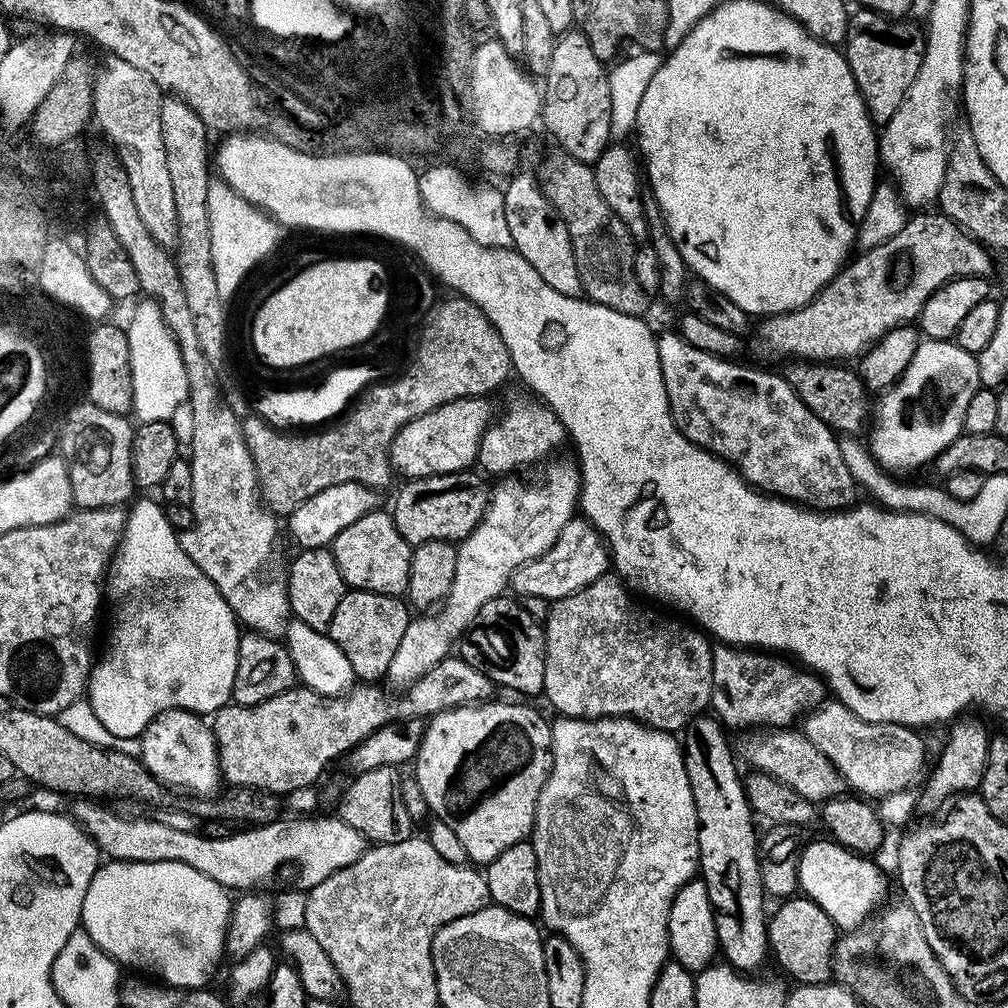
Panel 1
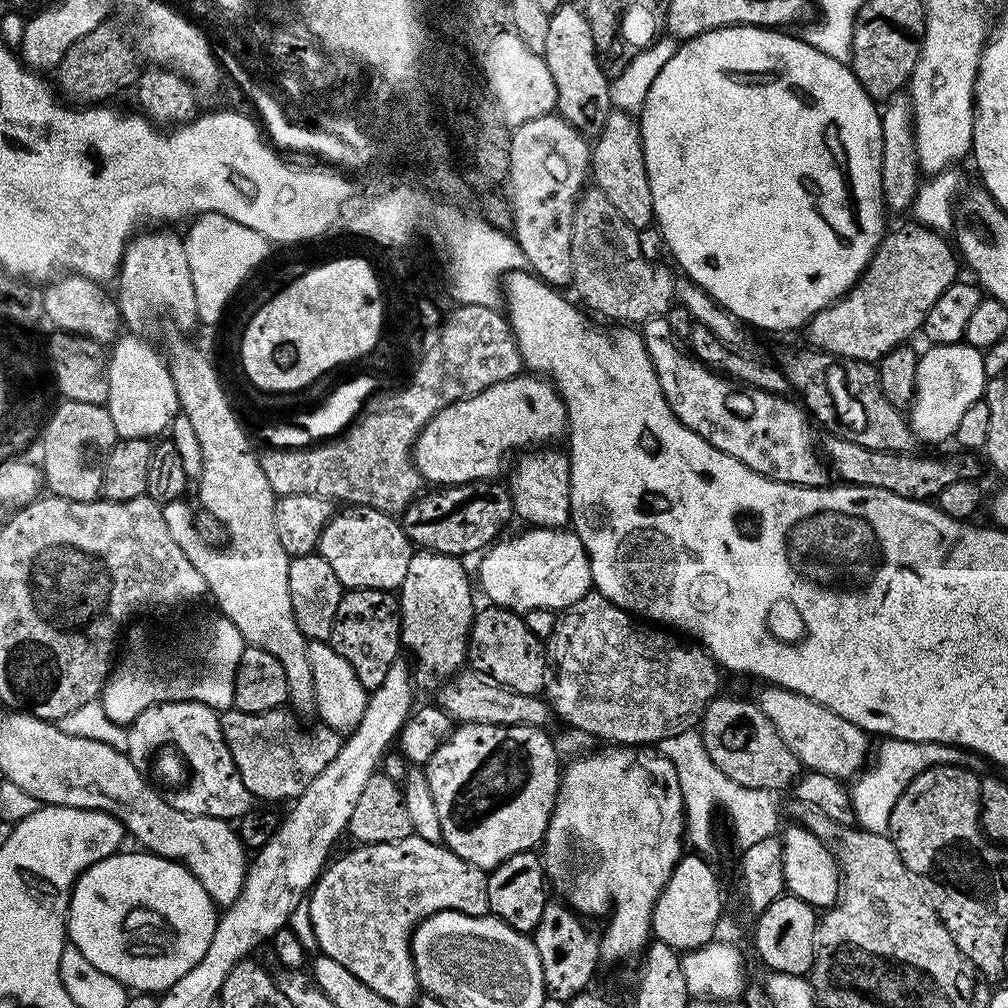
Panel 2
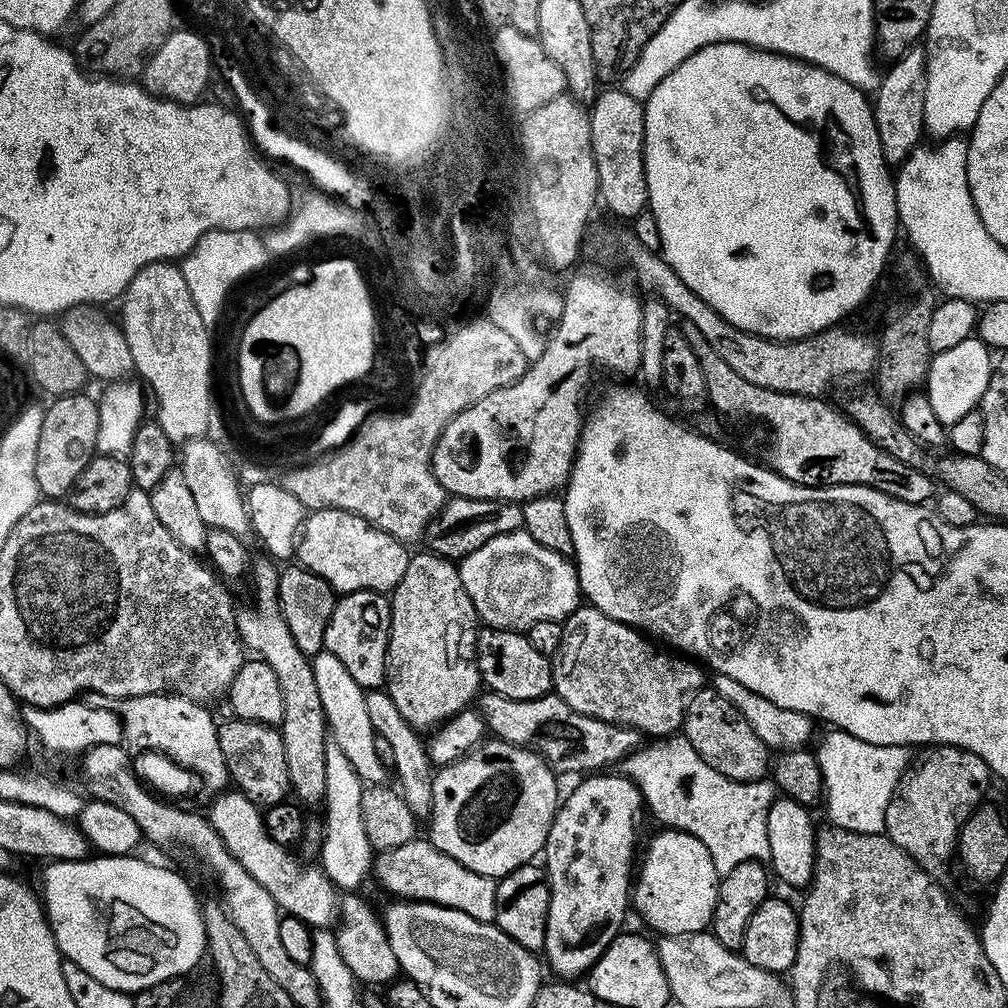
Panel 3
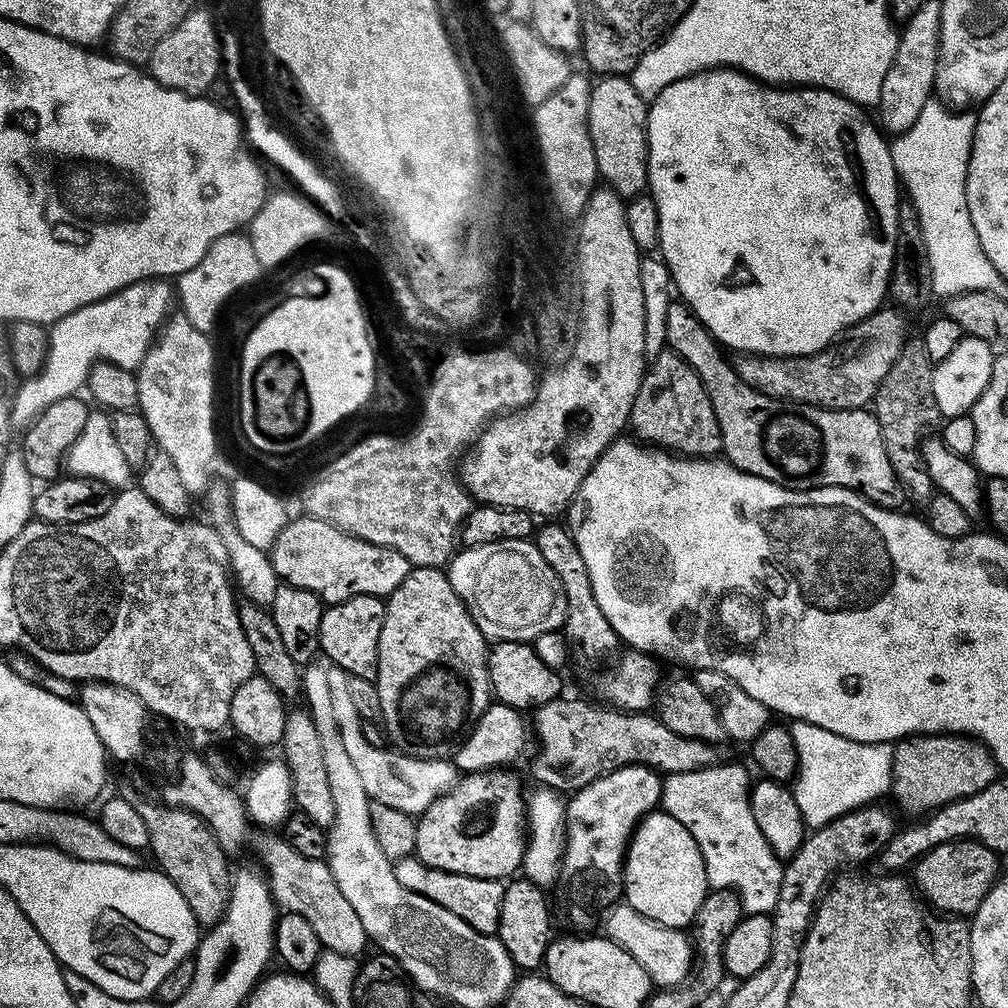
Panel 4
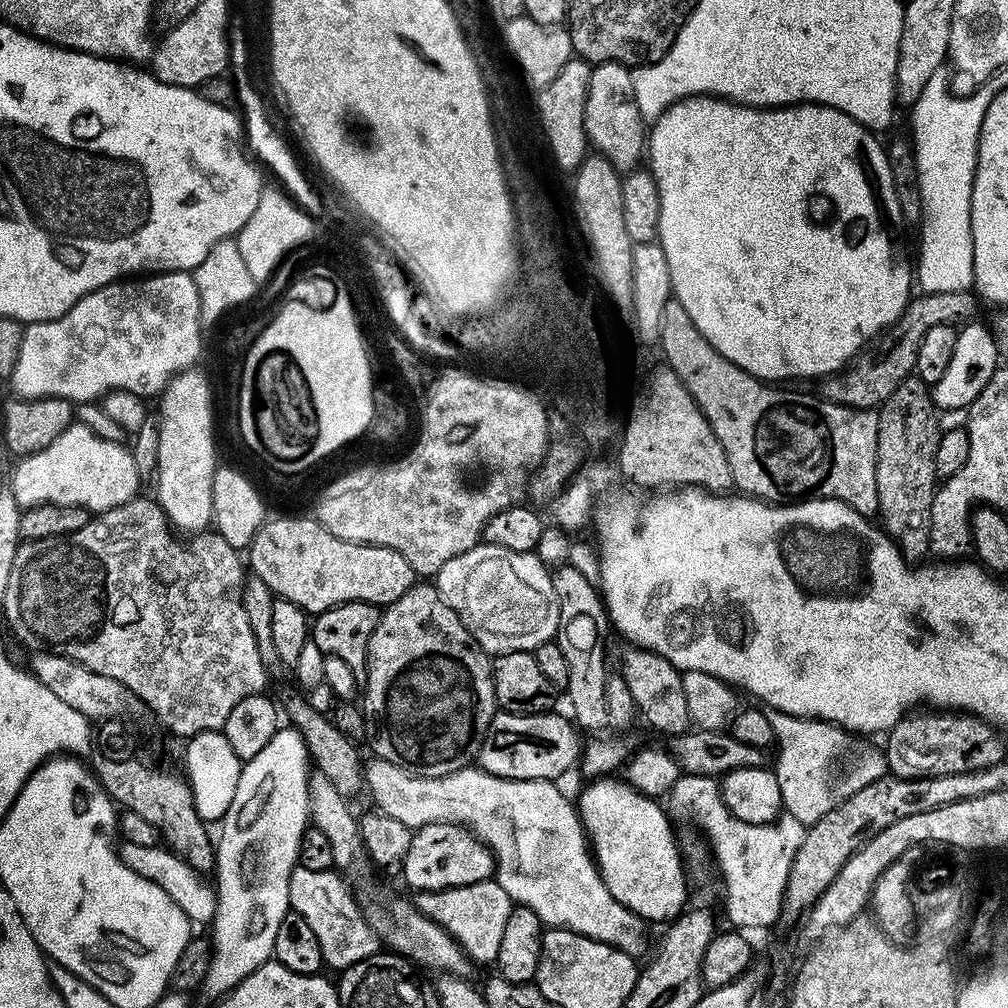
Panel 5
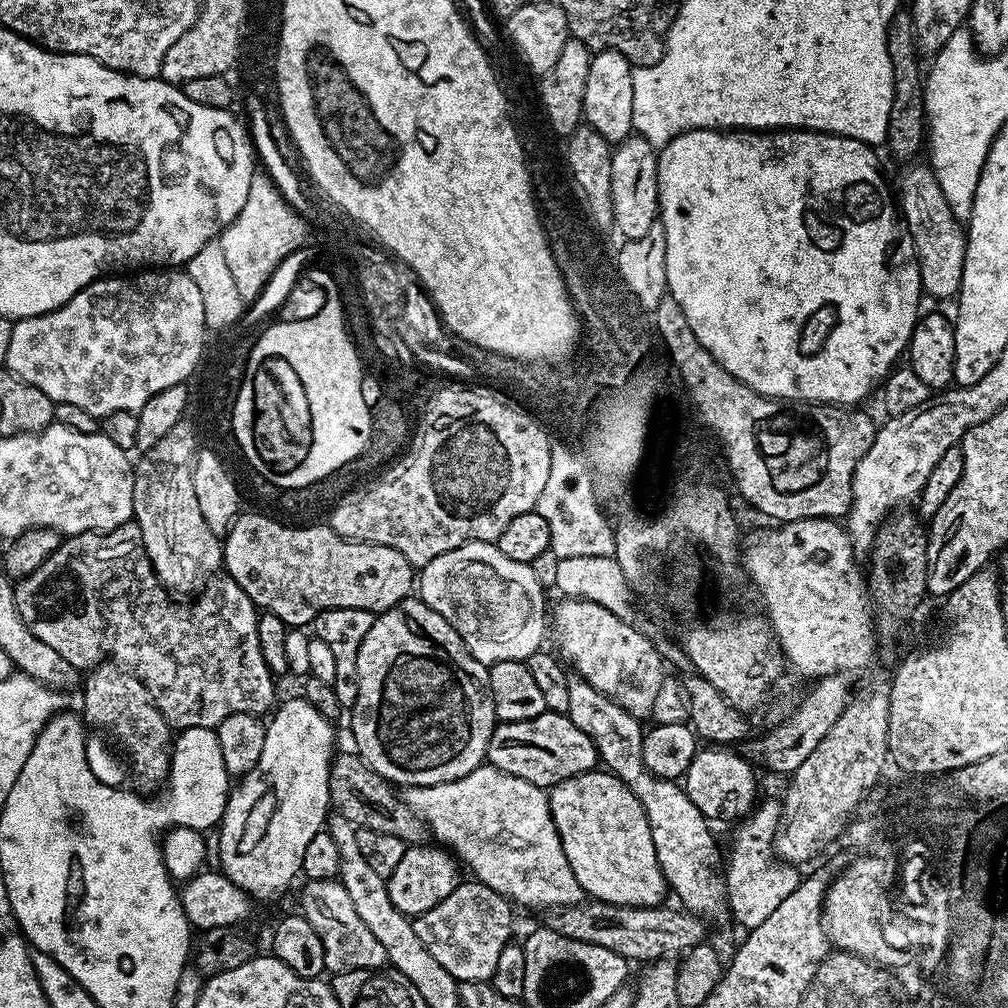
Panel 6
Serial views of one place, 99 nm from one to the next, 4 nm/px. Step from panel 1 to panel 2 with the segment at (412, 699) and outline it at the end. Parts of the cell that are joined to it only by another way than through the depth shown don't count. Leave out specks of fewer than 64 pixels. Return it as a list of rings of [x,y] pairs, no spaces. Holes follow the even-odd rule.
[[[471,666],[461,668],[445,680],[439,685],[436,694],[434,700],[438,707],[453,722],[460,724],[533,724],[535,728],[544,728],[547,720],[554,716],[543,695],[531,696],[518,690],[510,690],[510,686],[502,686],[498,678],[490,678],[490,674],[482,674]],[[233,706],[219,713],[221,732],[234,766],[246,789],[253,792],[257,801],[295,800],[304,793],[305,783],[322,774],[322,770],[326,770],[338,754],[341,733],[327,726],[304,732],[303,726],[295,719],[300,721],[287,707],[271,708],[265,712],[243,712]]]

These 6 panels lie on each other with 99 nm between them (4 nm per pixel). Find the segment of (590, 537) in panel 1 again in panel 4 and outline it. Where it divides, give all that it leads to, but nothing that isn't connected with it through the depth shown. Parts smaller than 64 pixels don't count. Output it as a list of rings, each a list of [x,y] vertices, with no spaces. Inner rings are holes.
[[[531,539],[464,548],[453,555],[446,571],[485,641],[531,642],[538,634],[563,629],[568,607],[562,582]]]

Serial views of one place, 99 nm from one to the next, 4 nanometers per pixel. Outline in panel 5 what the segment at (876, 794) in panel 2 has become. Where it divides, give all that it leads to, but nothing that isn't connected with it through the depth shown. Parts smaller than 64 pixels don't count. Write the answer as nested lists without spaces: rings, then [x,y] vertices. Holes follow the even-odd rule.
[[[763,705],[761,711],[774,731],[775,743],[777,746],[780,744],[774,771],[782,793],[783,809],[787,815],[797,818],[805,826],[818,821],[850,794],[887,773],[887,755],[883,751],[868,752],[858,762],[846,767],[844,780],[834,786],[832,768],[844,748],[847,733],[828,721],[787,715],[776,707]]]

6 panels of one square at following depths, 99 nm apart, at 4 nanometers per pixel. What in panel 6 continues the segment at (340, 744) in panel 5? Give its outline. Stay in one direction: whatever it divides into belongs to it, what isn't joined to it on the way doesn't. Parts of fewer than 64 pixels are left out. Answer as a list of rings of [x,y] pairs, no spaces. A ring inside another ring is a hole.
[[[352,750],[342,754],[337,753],[329,763],[329,768],[329,803],[337,815],[346,818],[357,828],[394,834],[410,846],[423,843],[427,839],[428,831],[423,822],[406,806],[395,787],[369,767],[359,753]]]

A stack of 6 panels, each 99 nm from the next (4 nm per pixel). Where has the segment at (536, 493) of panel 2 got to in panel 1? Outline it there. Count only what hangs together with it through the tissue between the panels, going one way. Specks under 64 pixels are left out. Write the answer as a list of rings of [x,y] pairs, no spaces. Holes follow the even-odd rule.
[[[528,394],[523,395],[514,397],[505,406],[504,413],[501,416],[499,413],[482,434],[476,458],[479,467],[489,477],[503,478],[509,474],[519,473],[519,468],[524,468],[527,464],[539,465],[555,453],[552,451],[560,443],[565,443],[566,433],[558,414],[554,414],[554,410],[547,408],[539,399]]]

